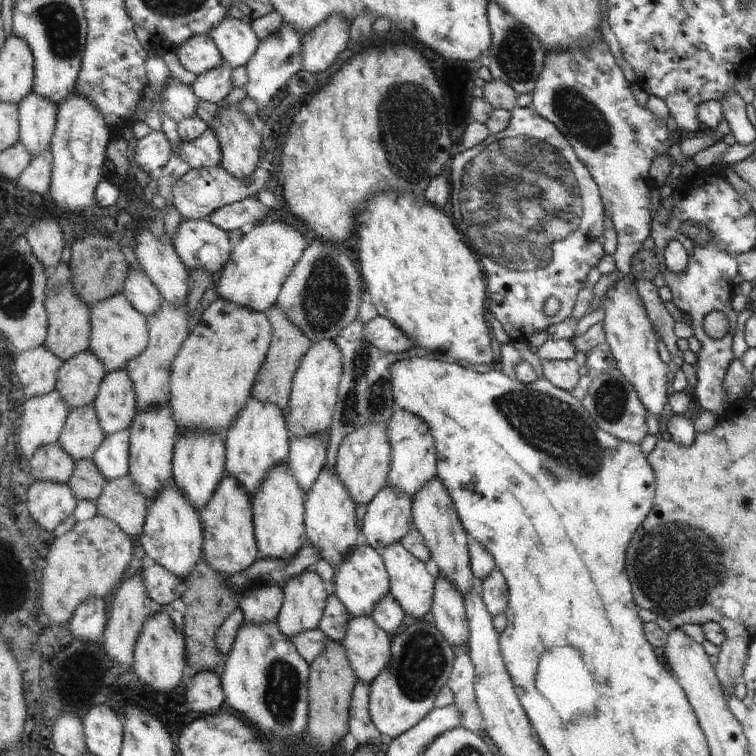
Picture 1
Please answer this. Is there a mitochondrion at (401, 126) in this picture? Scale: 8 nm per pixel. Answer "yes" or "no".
yes

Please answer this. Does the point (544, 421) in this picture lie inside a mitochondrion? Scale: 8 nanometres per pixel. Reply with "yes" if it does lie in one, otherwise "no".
yes

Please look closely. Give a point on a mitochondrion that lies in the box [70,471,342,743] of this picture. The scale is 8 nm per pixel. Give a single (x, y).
(282, 679)

